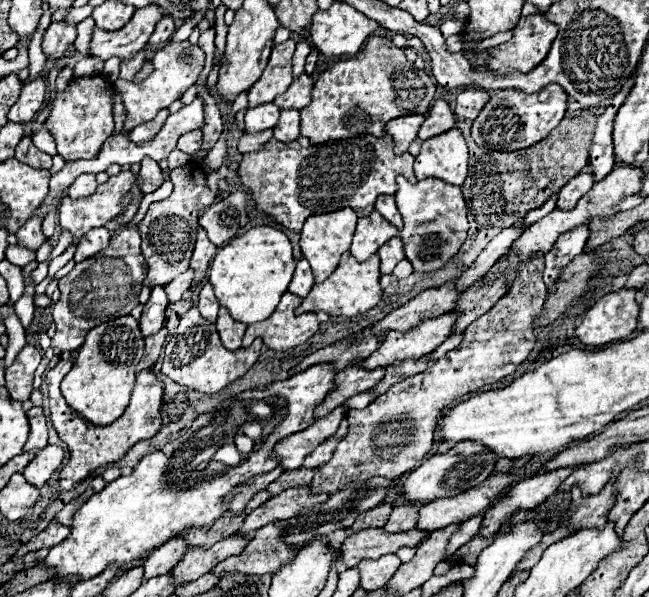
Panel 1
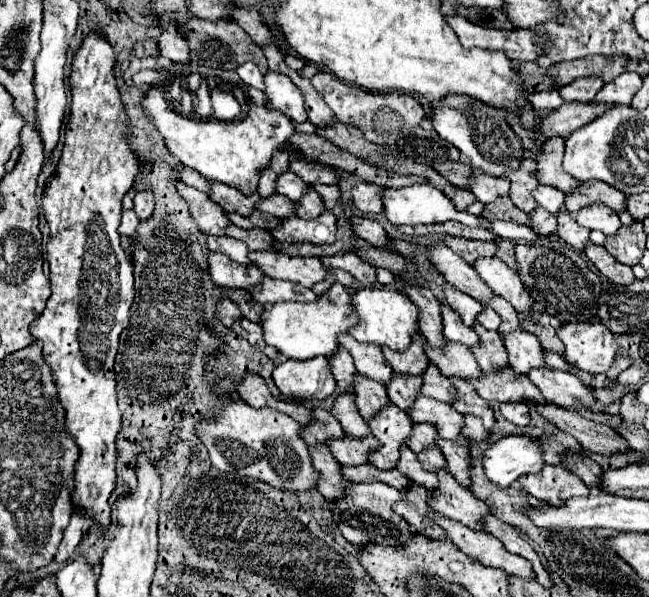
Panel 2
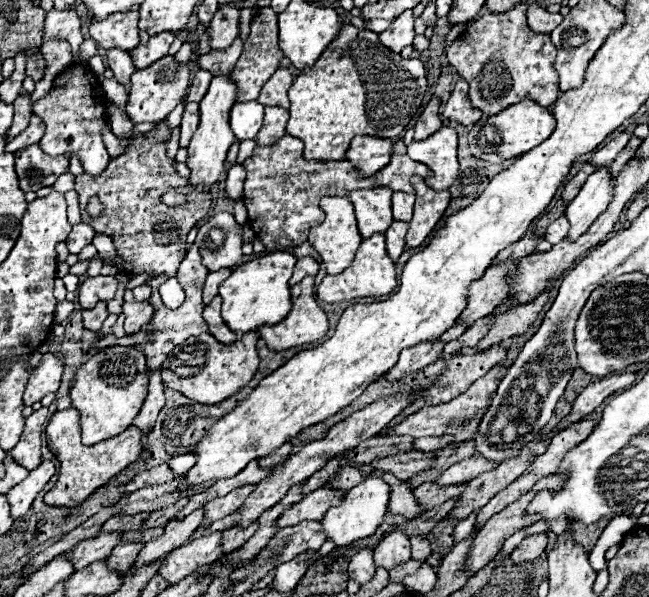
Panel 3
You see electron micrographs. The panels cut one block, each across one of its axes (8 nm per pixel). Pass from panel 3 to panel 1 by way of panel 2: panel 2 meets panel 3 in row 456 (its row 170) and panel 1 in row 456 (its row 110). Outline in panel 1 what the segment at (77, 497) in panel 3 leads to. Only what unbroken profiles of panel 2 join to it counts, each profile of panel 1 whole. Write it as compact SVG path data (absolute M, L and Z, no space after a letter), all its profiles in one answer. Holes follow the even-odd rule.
M74 354L68 360L60 360L52 370L46 372L46 382L50 390L50 420L58 432L58 436L68 444L70 448L70 460L60 472L60 488L62 490L74 490L78 482L88 478L96 468L118 462L126 452L138 442L154 436L160 430L160 406L162 406L162 394L164 394L164 384L150 372L140 372L136 374L136 384L132 390L130 404L126 412L110 426L94 426L86 418L78 416L66 402L64 396L60 394L60 382L64 380L66 372L74 364Z

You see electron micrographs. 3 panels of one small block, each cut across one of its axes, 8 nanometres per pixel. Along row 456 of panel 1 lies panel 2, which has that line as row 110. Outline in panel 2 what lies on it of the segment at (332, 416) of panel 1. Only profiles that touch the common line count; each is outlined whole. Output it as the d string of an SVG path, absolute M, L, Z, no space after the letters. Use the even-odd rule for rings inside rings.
M266 72L264 76L264 96L266 104L274 110L284 112L294 122L306 122L304 100L298 88L292 84L288 76L278 72Z

